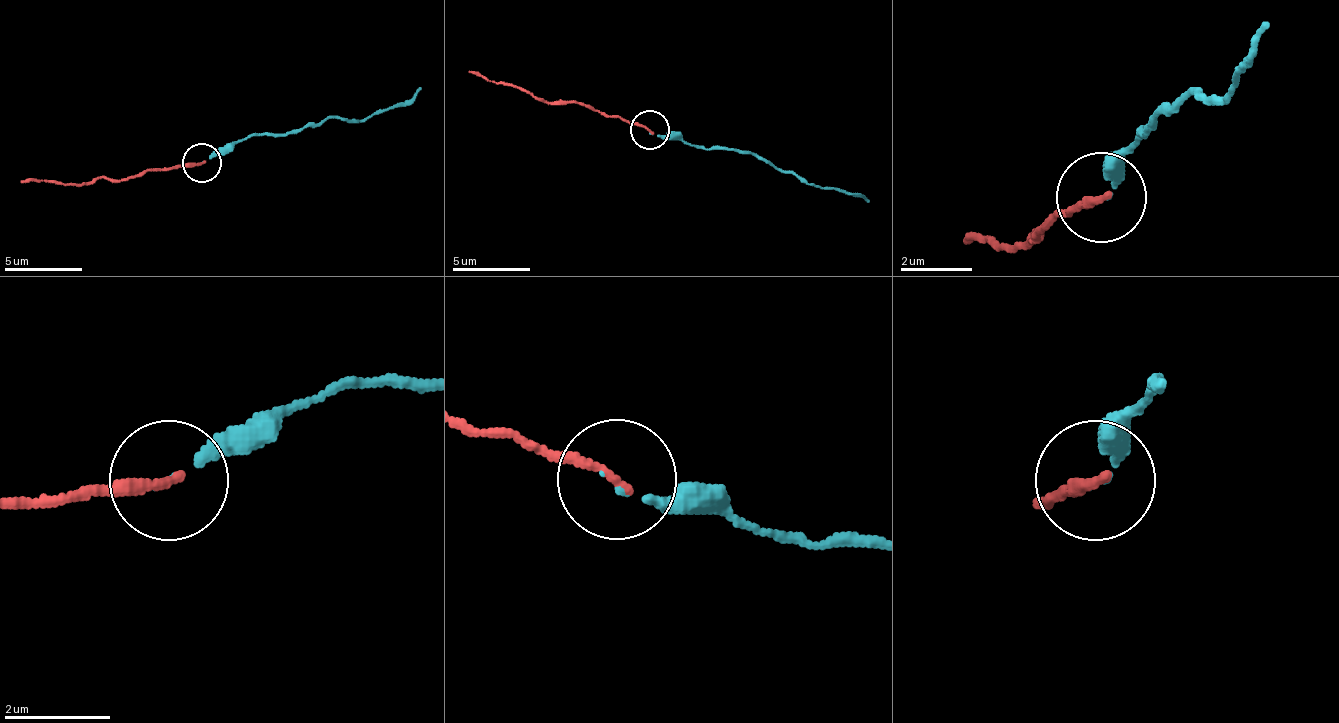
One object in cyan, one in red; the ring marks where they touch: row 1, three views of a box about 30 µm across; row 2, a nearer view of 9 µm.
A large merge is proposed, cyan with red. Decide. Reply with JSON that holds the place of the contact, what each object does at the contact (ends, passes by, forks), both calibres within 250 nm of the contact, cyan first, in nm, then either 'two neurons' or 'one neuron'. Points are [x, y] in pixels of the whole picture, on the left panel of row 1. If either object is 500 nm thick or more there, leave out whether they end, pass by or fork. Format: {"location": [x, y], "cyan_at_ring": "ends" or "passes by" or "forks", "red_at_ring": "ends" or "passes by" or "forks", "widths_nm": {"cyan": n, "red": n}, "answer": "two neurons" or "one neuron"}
{"location": [201, 163], "cyan_at_ring": "ends", "red_at_ring": "ends", "widths_nm": {"cyan": 110, "red": 200}, "answer": "one neuron"}

